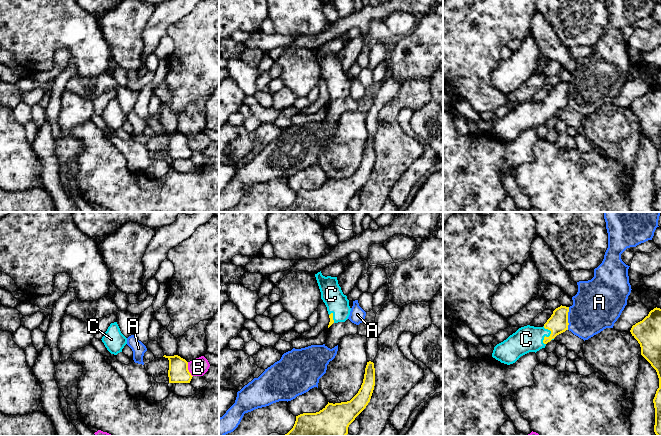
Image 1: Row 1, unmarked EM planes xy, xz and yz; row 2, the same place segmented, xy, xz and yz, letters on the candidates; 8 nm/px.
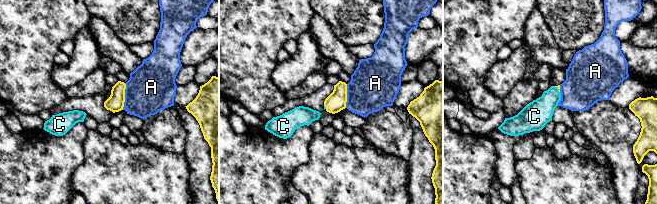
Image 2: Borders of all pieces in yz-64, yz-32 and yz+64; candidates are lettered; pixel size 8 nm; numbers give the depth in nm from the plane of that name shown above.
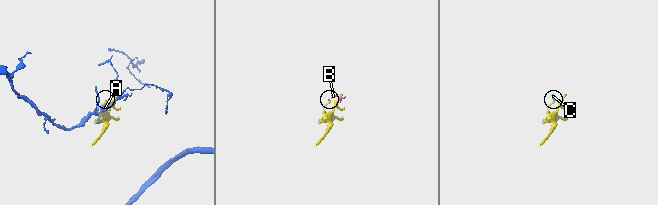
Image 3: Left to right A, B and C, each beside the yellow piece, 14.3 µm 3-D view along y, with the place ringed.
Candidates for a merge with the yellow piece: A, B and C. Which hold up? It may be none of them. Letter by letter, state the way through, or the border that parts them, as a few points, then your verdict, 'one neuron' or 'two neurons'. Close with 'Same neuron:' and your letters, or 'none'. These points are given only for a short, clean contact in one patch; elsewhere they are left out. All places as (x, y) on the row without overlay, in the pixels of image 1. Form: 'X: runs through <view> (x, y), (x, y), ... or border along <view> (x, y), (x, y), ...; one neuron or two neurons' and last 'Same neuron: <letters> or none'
A: two neurons
B: border along xy (187, 138), (187, 144), (192, 152); two neurons
C: runs through yz (558, 99), (550, 107), (549, 112), (526, 115); one neuron
Same neuron: C

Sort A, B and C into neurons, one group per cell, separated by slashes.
A / B / C

